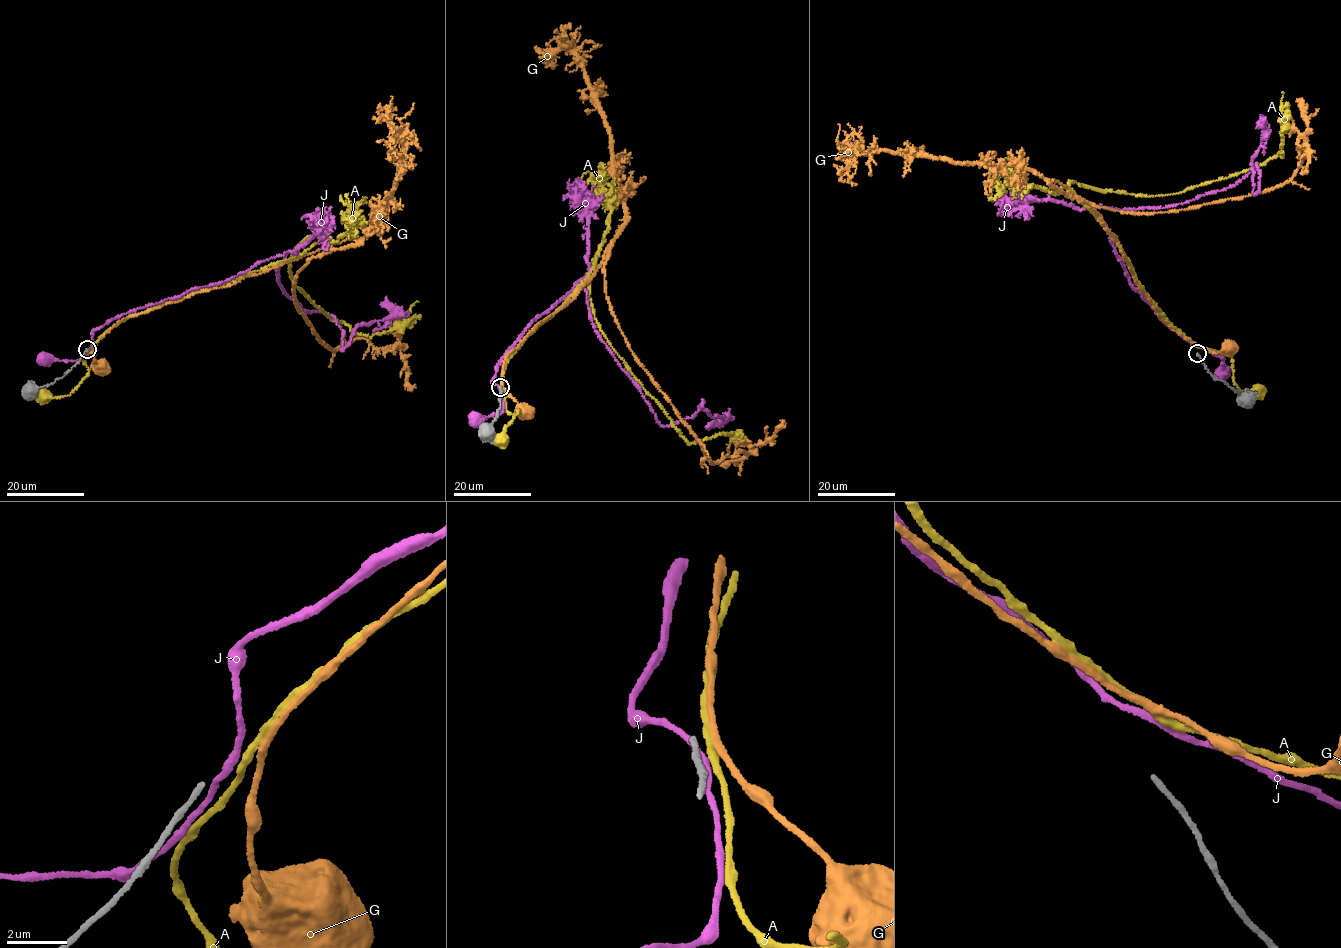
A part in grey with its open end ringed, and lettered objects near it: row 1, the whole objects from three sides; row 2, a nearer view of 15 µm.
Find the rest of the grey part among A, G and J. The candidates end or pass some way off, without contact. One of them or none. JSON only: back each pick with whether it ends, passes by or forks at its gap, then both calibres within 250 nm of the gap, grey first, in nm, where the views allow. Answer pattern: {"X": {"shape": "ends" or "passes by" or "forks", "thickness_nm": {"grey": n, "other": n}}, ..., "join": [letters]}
{"join": []}

